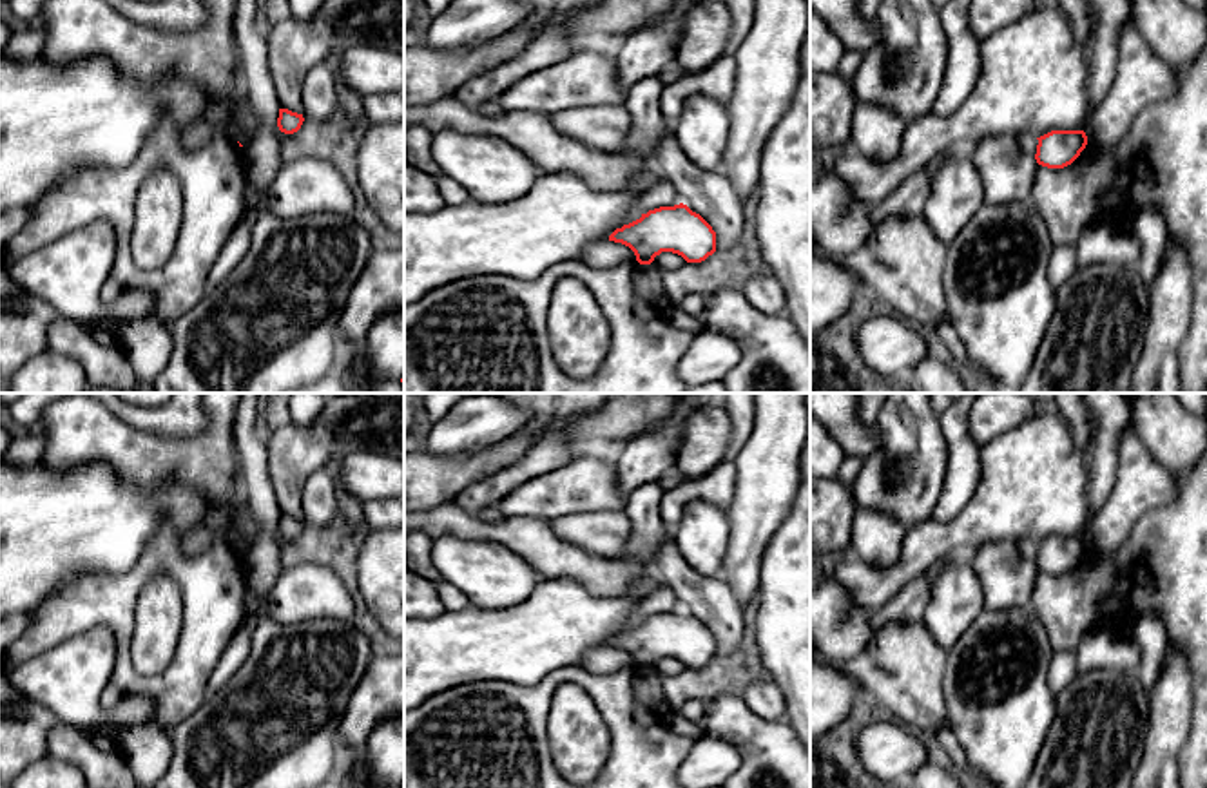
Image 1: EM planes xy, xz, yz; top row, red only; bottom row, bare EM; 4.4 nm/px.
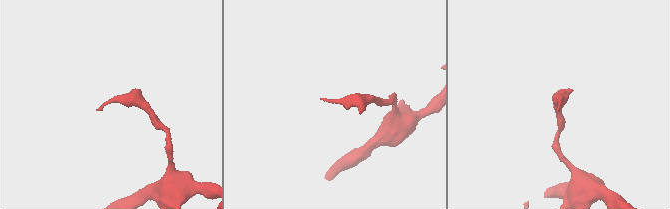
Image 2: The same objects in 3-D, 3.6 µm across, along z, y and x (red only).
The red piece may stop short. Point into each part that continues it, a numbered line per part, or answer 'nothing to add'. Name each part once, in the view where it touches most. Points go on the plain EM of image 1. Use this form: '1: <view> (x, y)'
nothing to add

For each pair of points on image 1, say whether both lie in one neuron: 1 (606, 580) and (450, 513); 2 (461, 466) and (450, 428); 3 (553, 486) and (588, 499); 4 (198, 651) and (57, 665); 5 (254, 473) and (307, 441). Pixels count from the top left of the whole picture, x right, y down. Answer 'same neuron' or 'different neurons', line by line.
1: same neuron
2: different neurons
3: same neuron
4: different neurons
5: different neurons

